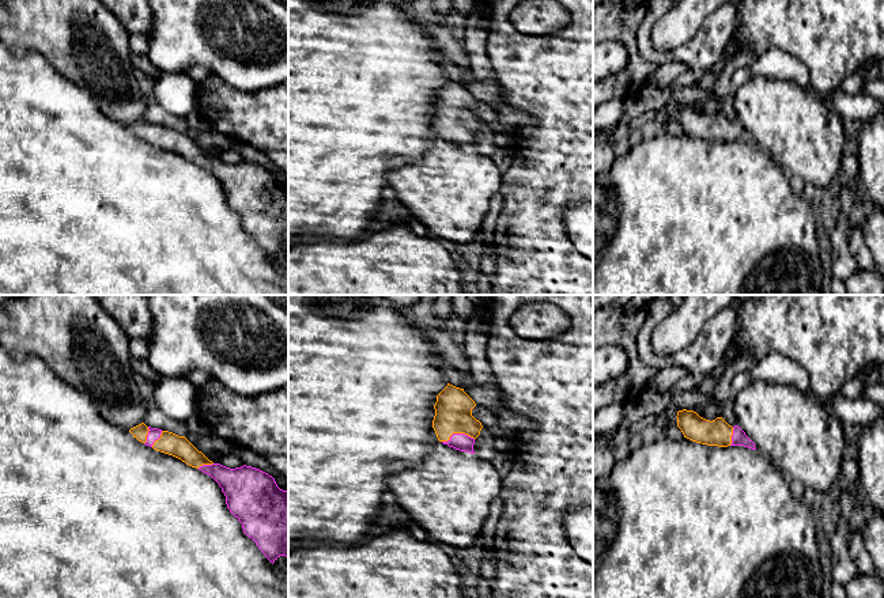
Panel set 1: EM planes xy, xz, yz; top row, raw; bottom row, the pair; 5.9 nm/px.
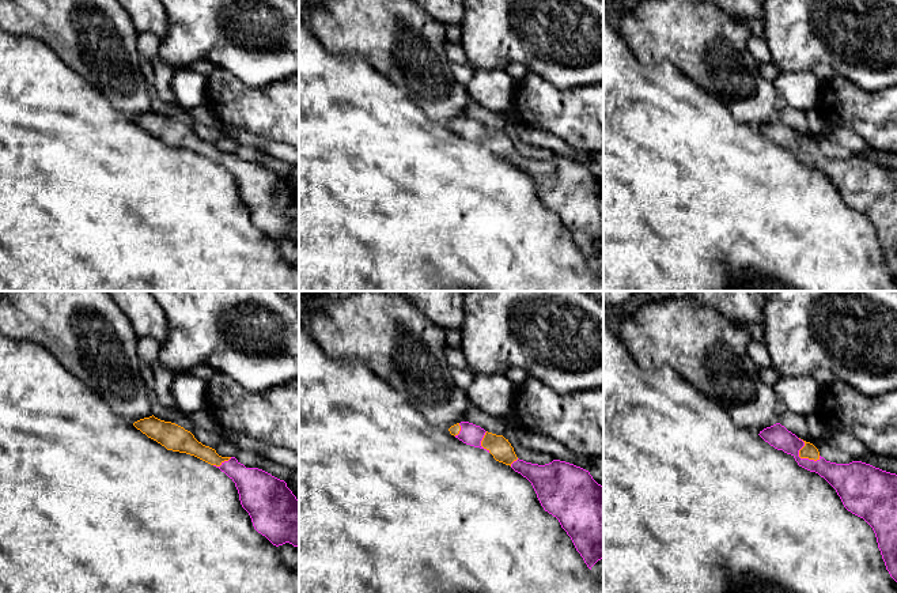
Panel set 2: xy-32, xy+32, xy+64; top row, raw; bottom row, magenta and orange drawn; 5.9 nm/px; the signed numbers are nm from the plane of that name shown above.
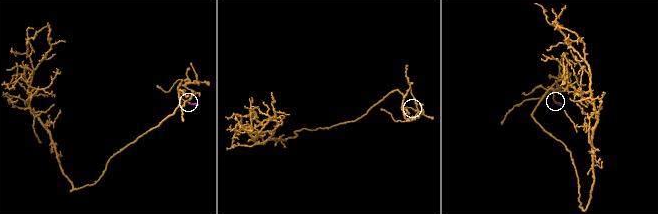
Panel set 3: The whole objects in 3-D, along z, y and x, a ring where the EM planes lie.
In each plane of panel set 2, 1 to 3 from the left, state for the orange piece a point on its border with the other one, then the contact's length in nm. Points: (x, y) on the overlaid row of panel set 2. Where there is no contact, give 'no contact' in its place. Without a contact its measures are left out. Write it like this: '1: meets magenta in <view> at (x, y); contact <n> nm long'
1: meets magenta in xy-32 at (222, 463); contact 120 nm long
2: meets magenta in xy+32 at (480, 442); contact 130 nm long
3: meets magenta in xy+64 at (799, 457); contact 180 nm long

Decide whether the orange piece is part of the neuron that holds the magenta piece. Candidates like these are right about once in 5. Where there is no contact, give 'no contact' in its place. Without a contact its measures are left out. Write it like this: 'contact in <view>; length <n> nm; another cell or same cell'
contact in xz; length 190 nm; same cell

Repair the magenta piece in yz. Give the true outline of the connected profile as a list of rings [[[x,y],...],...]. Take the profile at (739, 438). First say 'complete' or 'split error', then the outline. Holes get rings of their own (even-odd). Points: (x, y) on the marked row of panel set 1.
split error; [[[687,409],[679,410],[676,417],[684,438],[692,442],[718,447],[744,446],[756,450],[755,443],[738,425],[732,427],[722,417],[710,421]]]

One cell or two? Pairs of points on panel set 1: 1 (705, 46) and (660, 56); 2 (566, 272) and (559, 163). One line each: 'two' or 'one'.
1: one
2: one

